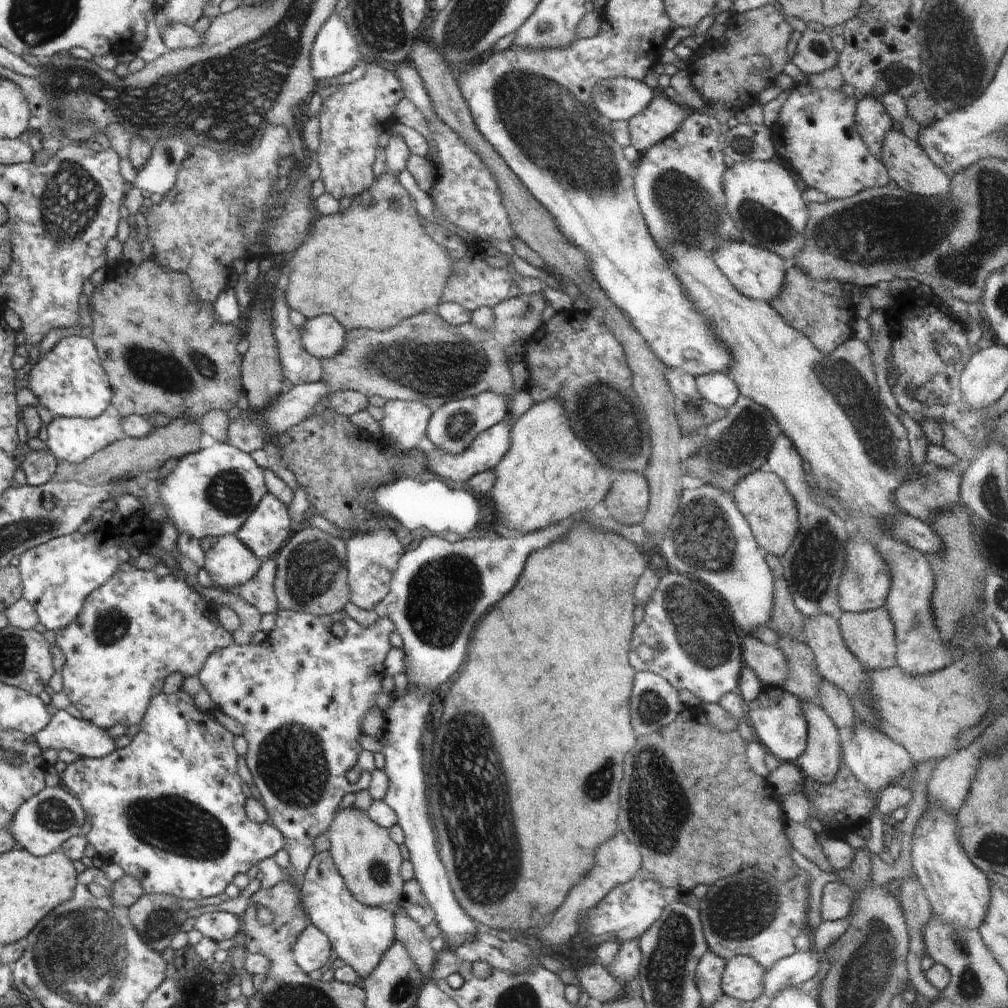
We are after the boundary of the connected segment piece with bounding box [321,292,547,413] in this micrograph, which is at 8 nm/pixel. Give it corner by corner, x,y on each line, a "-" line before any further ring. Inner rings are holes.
543,292
524,294
504,299
493,308
494,322
490,329
481,329
474,323
451,325
436,313
427,311
403,320
395,327
384,330
352,329
345,343
334,356
321,360
322,380
329,392
356,391
370,397
374,394
387,401
406,400
425,404
433,413
451,400
463,399
486,391
512,397
518,390
513,373
508,367
508,357
503,350
518,339
527,340
543,325
542,311
546,308

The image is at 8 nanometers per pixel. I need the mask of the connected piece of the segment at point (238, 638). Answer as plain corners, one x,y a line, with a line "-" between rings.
186,574
182,578
189,584
202,598
206,600
212,600
216,604
224,604
224,606
231,607
234,612
237,612
238,619
241,622
241,628
233,632
233,641
239,645
251,644
251,640
255,632
258,632
261,626
262,618
264,614
248,604
240,595
232,593
232,591
218,587
204,588
199,582
196,582
194,576

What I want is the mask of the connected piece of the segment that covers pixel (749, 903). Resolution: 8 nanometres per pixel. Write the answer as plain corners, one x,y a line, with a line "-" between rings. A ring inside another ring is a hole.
746,867
730,878
718,879
709,885
707,894
701,899
699,915
703,935
709,949
726,960
738,955
752,957
766,972
781,958
794,954
798,949
794,939
808,925
809,889
798,877
777,880
758,867

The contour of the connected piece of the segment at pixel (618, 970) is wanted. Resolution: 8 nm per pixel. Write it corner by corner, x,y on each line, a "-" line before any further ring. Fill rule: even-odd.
639,940
626,941
620,944
619,952
607,970
618,983
628,984
628,982
636,980
641,960

